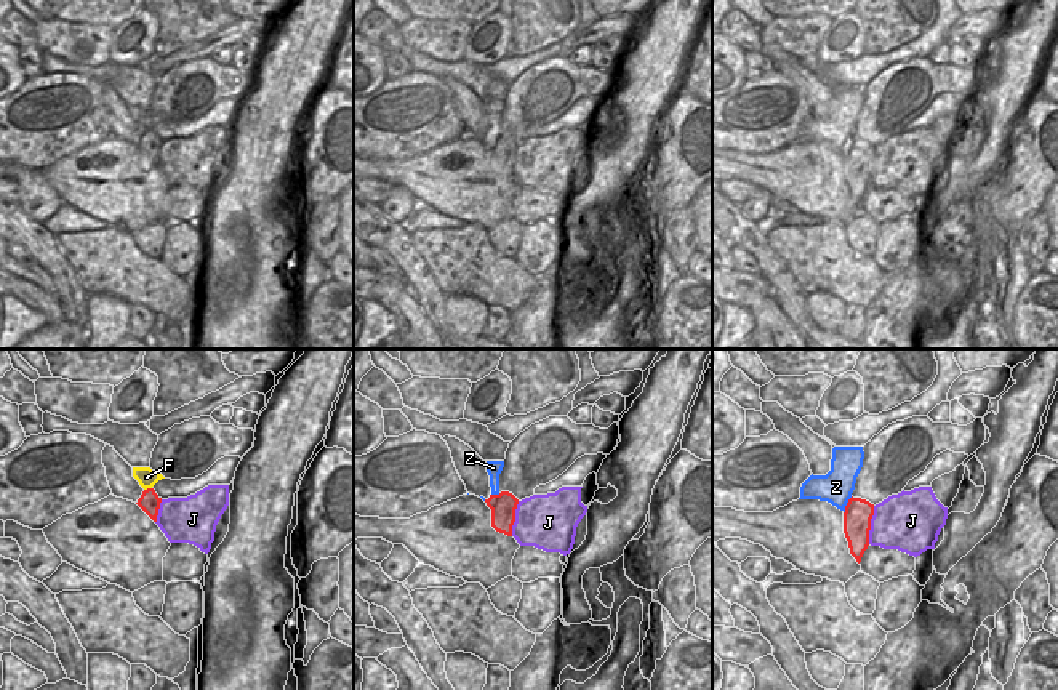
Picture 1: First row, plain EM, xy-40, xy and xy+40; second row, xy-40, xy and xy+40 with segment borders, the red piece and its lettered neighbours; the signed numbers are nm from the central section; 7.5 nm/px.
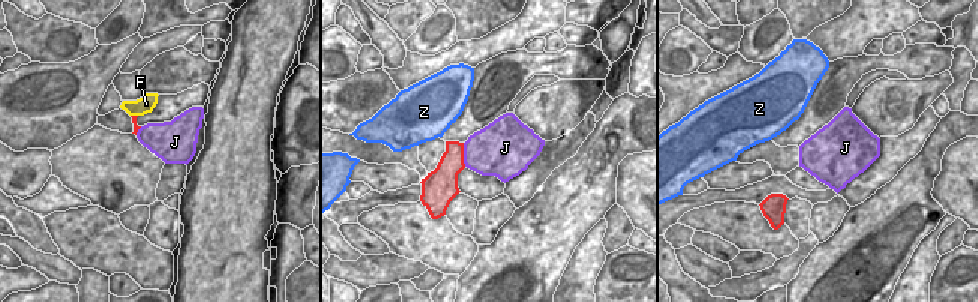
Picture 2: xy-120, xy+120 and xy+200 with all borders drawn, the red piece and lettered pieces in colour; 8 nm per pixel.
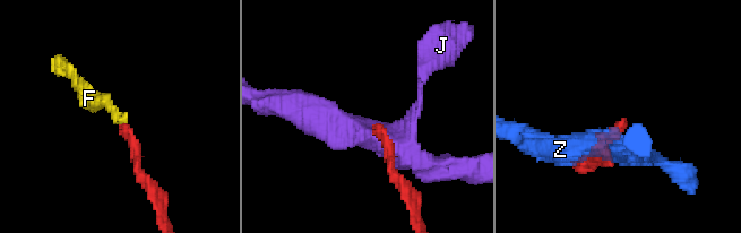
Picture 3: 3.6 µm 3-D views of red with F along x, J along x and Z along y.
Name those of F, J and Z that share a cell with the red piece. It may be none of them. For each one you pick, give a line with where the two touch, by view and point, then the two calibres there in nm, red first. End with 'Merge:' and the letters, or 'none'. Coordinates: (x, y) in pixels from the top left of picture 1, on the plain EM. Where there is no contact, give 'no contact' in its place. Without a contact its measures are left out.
F: meets red in xy-40 at (148, 130); 160 nm thick on the red side, 140 nm on the other
Merge: F

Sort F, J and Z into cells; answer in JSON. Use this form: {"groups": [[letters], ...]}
{"groups": [["F"], ["J"], ["Z"]]}

